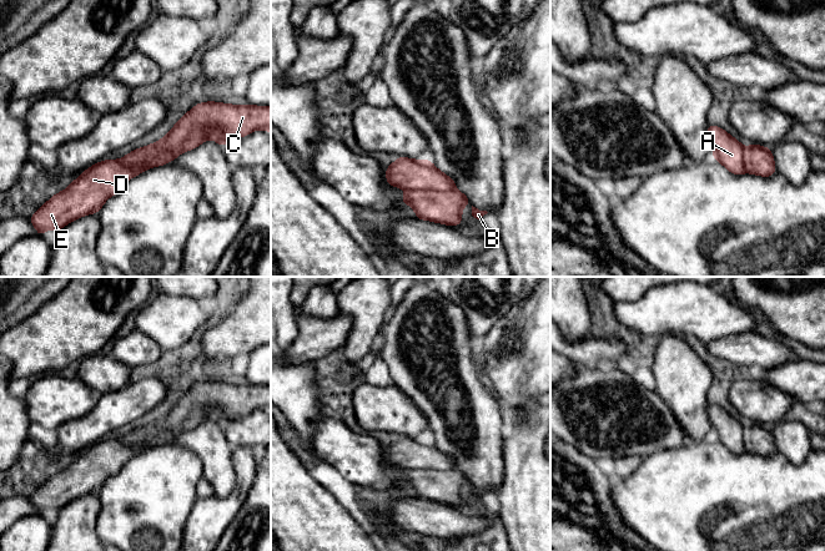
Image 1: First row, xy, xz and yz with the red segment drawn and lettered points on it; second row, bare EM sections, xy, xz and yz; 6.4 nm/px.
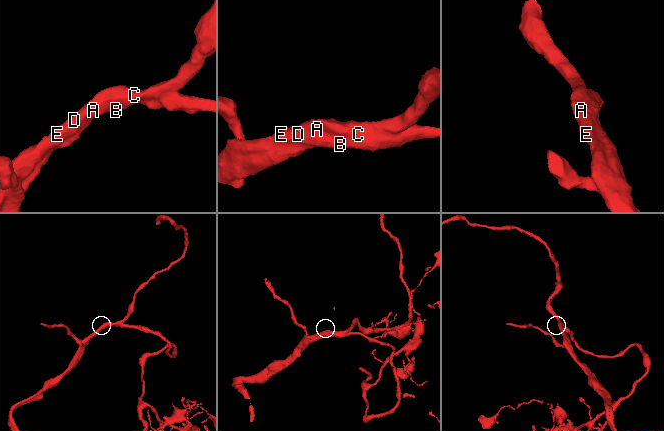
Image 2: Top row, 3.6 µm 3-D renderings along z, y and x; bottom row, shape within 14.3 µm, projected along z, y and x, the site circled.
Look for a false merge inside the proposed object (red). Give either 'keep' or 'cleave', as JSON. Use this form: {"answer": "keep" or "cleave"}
{"answer": "keep"}

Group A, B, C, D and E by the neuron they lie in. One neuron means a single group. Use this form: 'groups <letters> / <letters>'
groups A B C D E

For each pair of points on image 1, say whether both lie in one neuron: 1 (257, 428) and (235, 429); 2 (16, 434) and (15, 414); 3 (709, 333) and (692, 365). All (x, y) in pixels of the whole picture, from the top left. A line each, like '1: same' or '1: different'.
1: same
2: same
3: different

